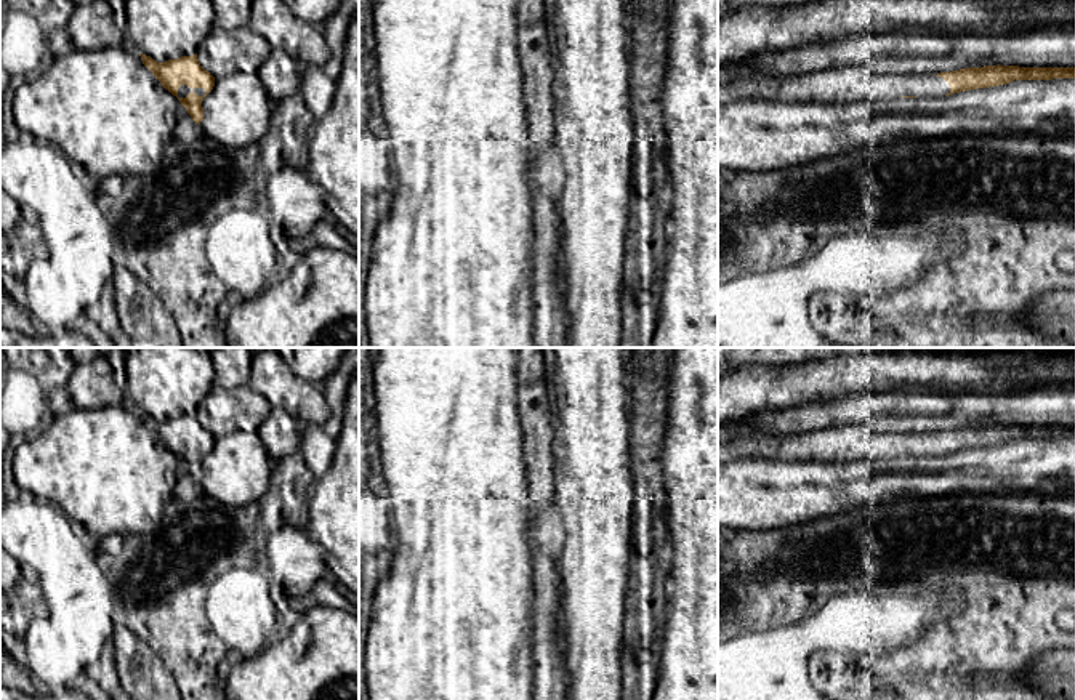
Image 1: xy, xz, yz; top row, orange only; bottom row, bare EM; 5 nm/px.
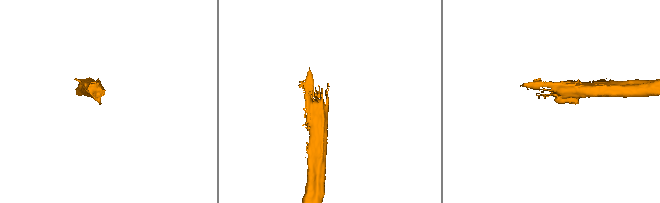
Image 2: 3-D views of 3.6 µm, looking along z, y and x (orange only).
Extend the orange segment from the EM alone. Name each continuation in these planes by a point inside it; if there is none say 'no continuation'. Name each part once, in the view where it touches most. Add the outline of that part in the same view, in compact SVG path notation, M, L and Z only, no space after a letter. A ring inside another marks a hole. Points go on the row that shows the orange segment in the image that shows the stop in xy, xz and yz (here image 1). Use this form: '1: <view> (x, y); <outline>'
1: xy (183, 90); M181 85L178 88L178 98L186 98L191 91L194 91L199 96L203 96L205 95L205 90L203 88L194 88L192 90L192 88L186 86L186 85Z

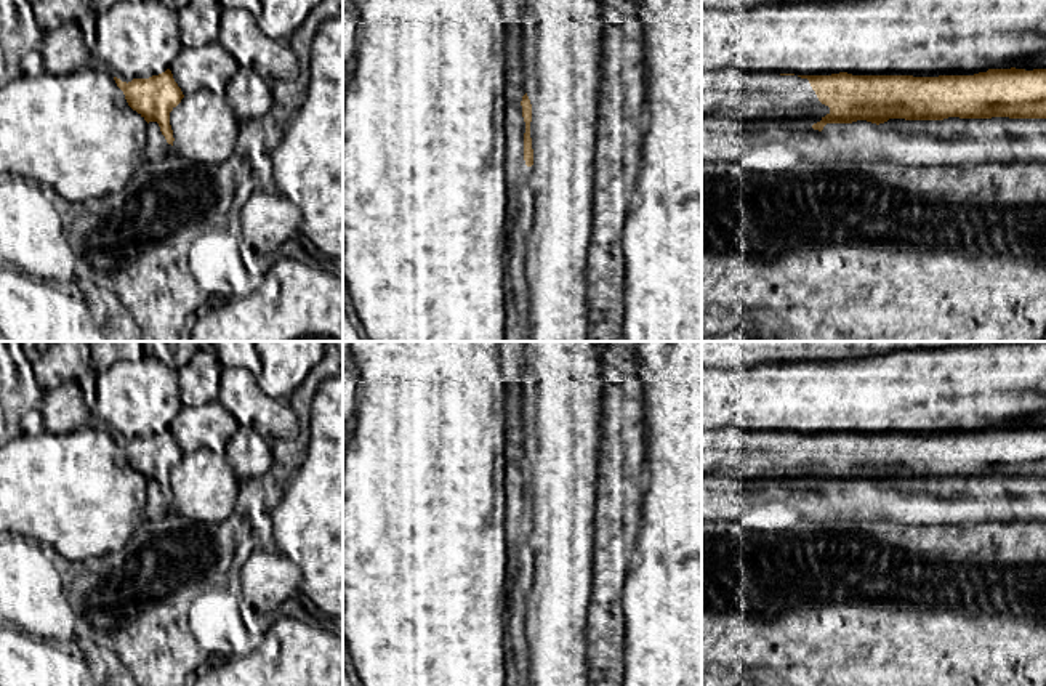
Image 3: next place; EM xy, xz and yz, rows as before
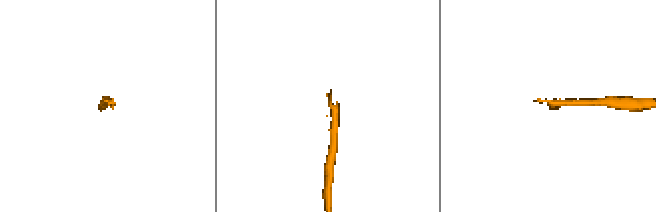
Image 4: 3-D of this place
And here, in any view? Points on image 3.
1: yz (758, 101); M735 67L702 71L702 117L732 117L753 131L759 128L812 127L830 107L822 104L807 79L780 74L748 74Z

